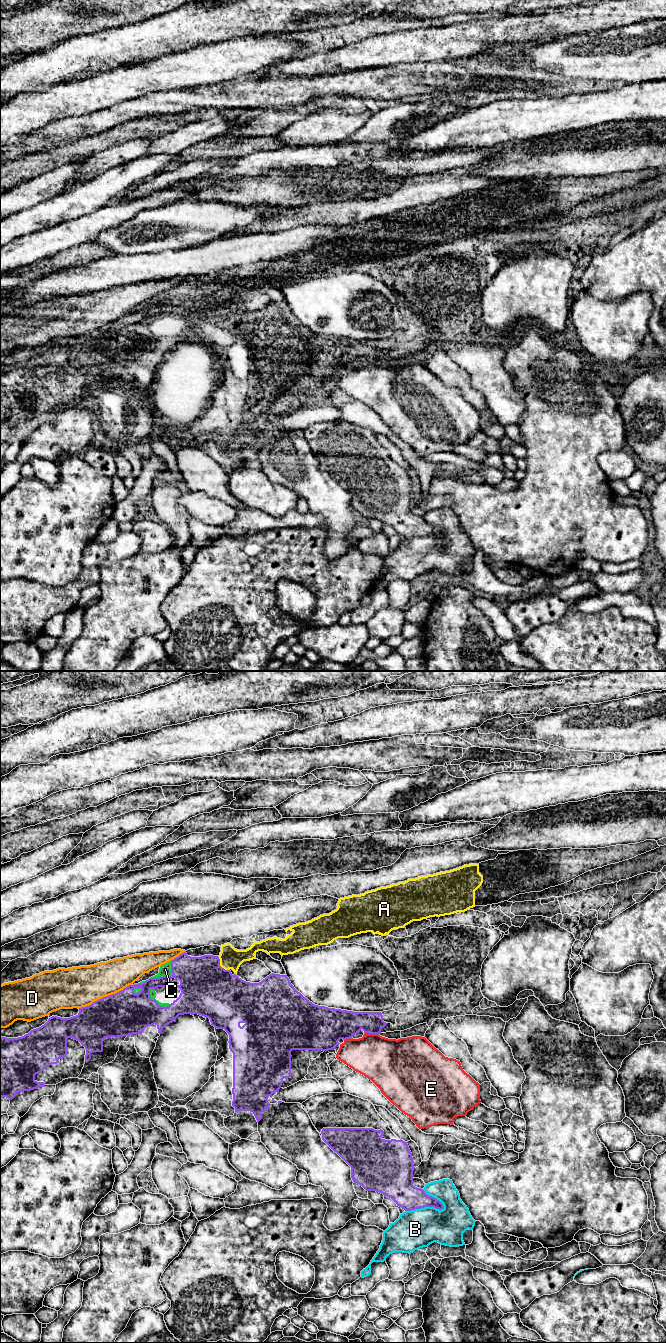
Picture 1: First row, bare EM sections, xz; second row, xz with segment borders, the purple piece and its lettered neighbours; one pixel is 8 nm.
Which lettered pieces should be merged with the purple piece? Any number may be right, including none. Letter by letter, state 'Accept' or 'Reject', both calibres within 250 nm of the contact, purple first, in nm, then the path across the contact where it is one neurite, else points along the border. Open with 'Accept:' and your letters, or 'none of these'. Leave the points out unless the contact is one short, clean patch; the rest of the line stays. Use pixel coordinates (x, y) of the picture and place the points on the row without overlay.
Accept: none of these
A: Reject. Thickness 420 nm (purple) against 180 nm. Boundary: xz (218, 285), (219, 292), (228, 298)
B: Reject. Thickness 220 nm (purple) against 320 nm
C: Reject. Thickness 320 nm (purple) against 100 nm
D: Reject. Thickness 360 nm (purple) against 320 nm
E: Reject. Thickness 240 nm (purple) against 380 nm

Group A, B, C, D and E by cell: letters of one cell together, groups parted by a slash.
A C / B / D / E

